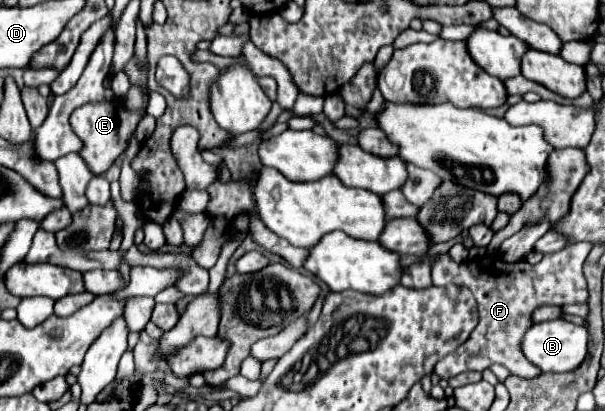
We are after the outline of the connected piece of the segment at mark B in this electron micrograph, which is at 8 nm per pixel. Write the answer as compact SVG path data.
M555 319L555 321L543 321L535 323L531 331L527 331L523 339L523 353L531 363L535 363L541 371L551 371L551 373L567 373L575 371L587 357L589 351L589 331L585 325L575 325L565 319Z

